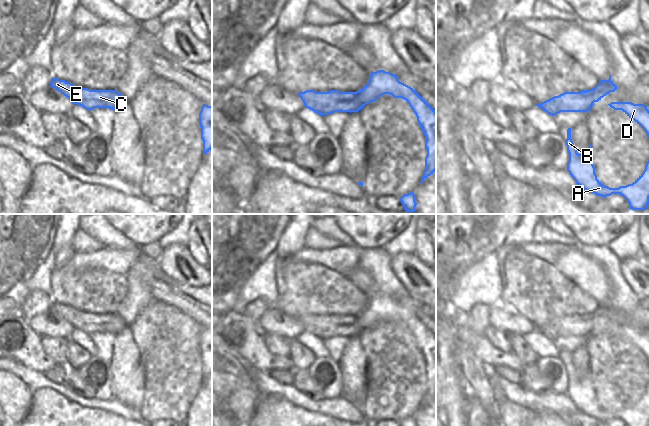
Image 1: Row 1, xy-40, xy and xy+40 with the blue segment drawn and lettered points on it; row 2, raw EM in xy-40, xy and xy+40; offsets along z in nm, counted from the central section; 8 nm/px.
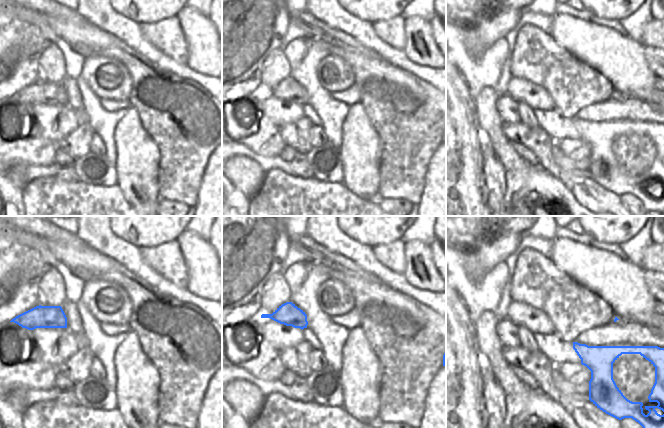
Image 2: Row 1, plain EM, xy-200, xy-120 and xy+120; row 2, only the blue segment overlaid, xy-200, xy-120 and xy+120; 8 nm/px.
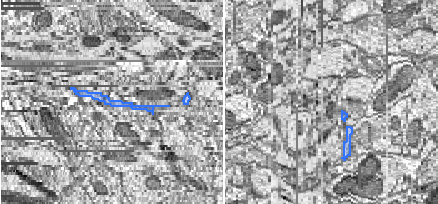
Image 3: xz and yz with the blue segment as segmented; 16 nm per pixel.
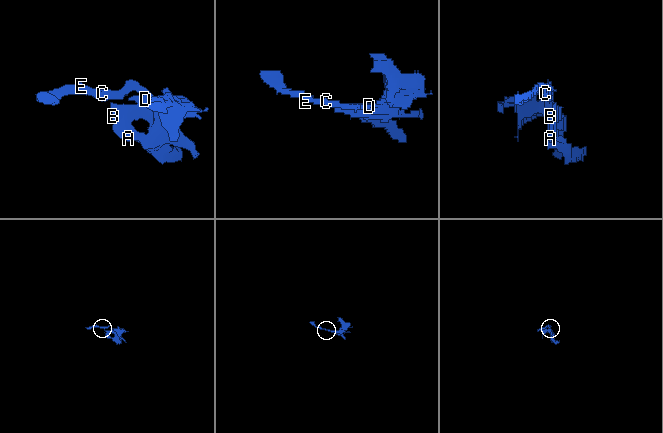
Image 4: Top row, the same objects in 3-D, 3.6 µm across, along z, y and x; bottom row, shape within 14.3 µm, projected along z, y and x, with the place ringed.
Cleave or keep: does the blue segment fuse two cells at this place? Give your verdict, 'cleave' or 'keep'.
cleave

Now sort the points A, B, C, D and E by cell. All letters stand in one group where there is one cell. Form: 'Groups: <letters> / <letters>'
Groups: A B D / C E

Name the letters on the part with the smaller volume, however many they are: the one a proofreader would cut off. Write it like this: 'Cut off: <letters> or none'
Cut off: C, E

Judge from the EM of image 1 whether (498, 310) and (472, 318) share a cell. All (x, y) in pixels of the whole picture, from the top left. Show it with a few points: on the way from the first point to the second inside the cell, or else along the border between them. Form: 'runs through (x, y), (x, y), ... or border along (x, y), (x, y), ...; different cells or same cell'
border along (491, 308), (488, 325); different cells

